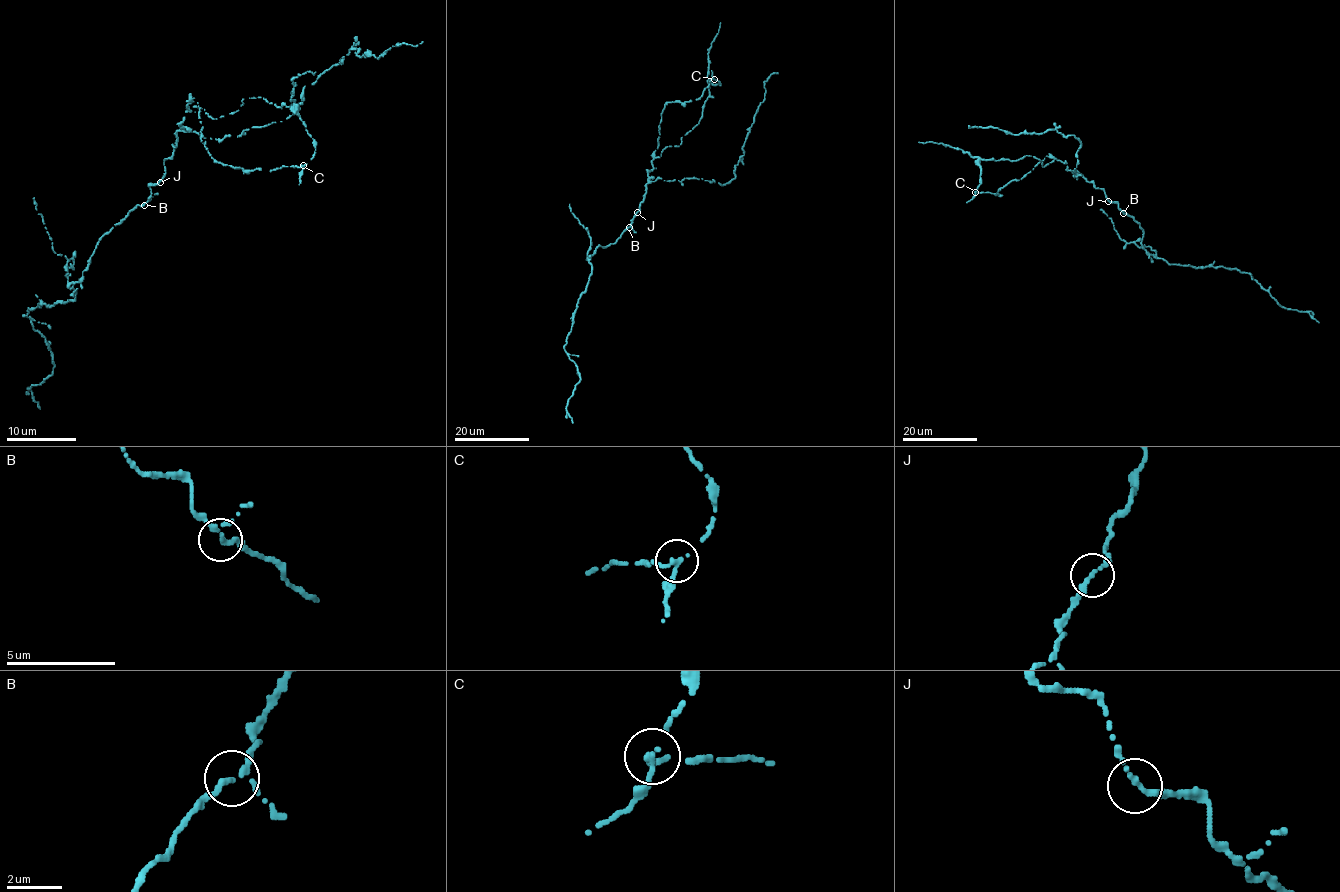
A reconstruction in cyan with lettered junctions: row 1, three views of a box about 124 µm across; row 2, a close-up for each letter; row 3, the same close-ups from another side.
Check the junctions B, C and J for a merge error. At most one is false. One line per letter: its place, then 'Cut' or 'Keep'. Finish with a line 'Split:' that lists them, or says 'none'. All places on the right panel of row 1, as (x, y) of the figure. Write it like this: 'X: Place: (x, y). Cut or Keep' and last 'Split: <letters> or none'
B: Place: (1123, 213). Keep
C: Place: (975, 192). Cut
J: Place: (1108, 201). Keep
Split: C

